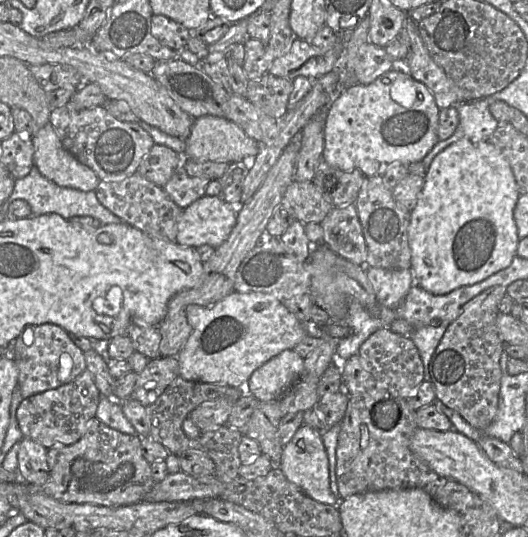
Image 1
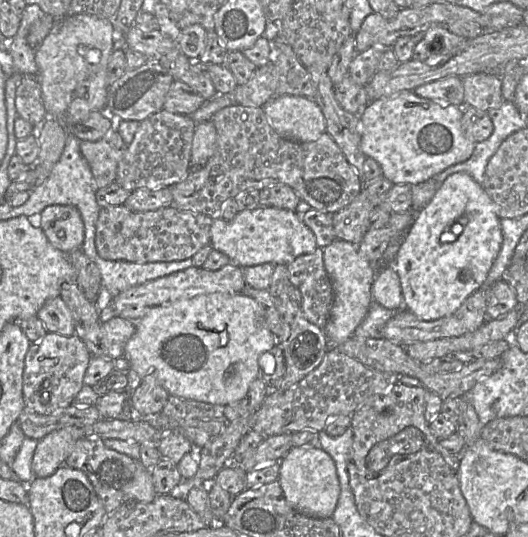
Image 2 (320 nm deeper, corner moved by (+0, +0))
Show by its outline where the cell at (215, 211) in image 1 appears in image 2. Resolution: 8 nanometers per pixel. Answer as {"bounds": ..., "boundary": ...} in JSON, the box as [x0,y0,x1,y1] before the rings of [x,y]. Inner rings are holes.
{"bounds":[210,206,318,268],"boundary":[[[261,206],[240,211],[232,220],[213,220],[210,245],[241,268],[265,263],[289,265],[299,256],[312,254],[318,247],[316,236],[296,211]]]}

